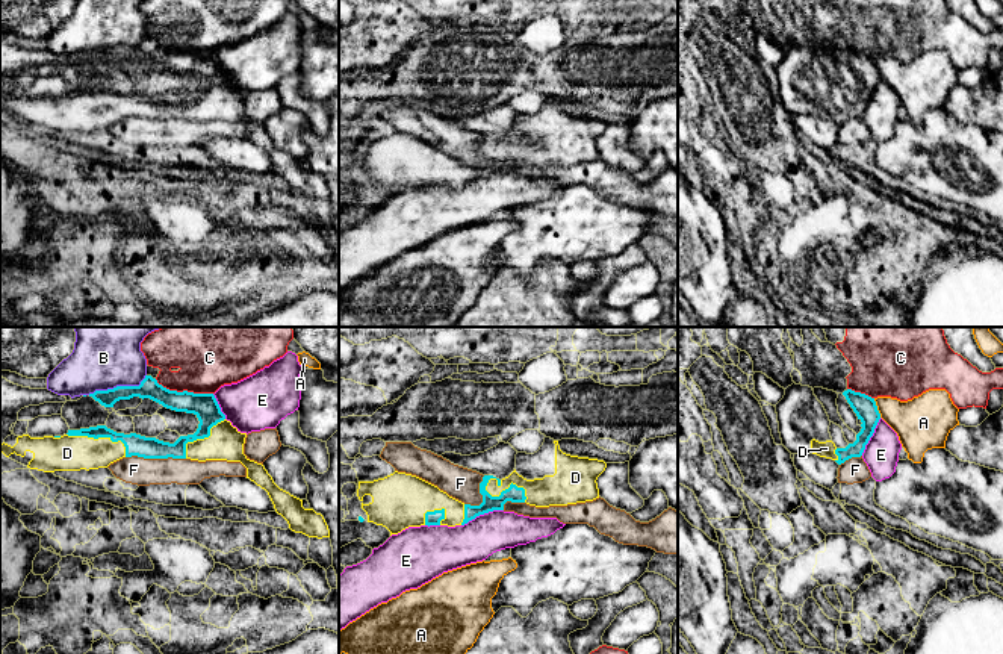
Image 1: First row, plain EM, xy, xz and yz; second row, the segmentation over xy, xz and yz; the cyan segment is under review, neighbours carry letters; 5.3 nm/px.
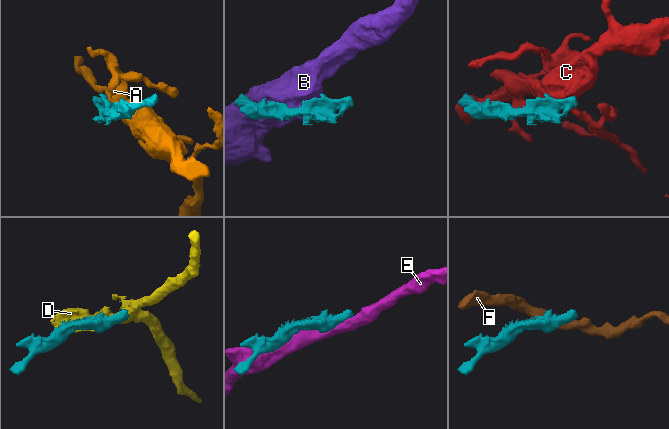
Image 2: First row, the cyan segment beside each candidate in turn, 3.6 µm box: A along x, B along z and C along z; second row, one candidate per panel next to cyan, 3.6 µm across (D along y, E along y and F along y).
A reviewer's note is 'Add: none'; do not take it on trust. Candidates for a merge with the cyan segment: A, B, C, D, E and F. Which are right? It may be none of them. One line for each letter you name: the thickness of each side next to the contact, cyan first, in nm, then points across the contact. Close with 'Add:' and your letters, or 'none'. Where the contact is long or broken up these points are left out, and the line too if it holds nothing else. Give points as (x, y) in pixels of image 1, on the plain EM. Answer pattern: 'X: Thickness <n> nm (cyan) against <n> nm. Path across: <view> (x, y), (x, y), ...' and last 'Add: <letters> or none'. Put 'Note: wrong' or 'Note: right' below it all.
D: Thickness 90 nm (cyan) against 170 nm
Add: D
Note: wrong

